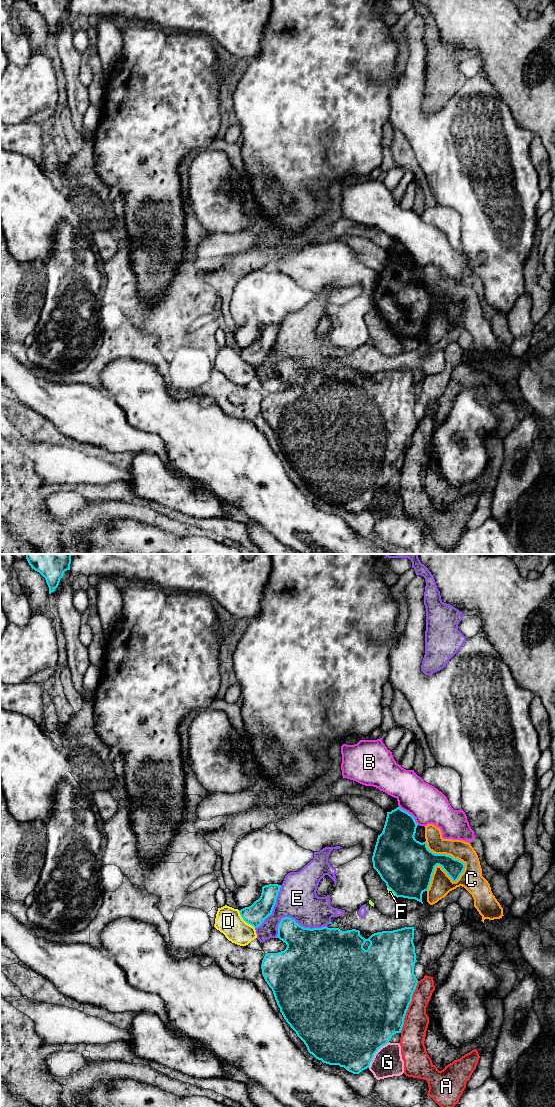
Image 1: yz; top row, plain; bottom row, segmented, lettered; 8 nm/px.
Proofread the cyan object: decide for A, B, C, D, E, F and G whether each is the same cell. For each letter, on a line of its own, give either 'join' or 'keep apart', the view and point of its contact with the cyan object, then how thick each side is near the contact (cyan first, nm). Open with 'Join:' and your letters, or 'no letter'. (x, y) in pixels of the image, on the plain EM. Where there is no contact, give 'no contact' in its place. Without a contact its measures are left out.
Join: no letter
A: keep apart; meets cyan in yz at (408, 446); 500 nm thick on the cyan side, 200 nm on the other
B: keep apart; meets cyan in yz at (410, 254); 280 nm thick on the cyan side, 300 nm on the other
C: keep apart; meets cyan in yz at (451, 296); 240 nm thick on the cyan side, 180 nm on the other
D: keep apart; meets cyan in yz at (244, 360); 160 nm thick on the cyan side, 220 nm on the other
E: keep apart; meets cyan in yz at (294, 360); 320 nm thick on the cyan side, 320 nm on the other
F: keep apart; meets cyan in yz at (391, 330); 440 nm thick on the cyan side, 40 nm on the other
G: keep apart; meets cyan in yz at (375, 492); 500 nm thick on the cyan side, 240 nm on the other

